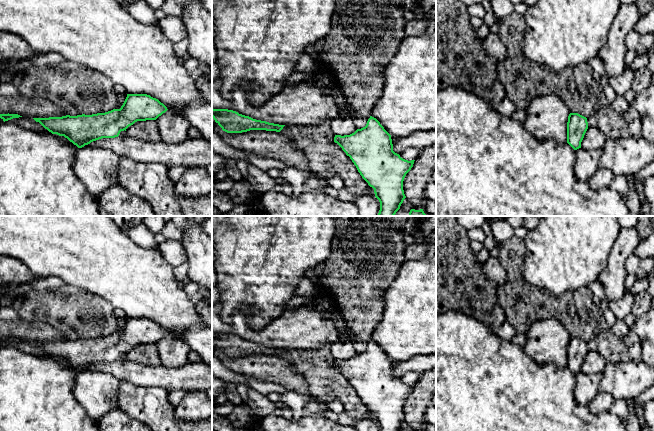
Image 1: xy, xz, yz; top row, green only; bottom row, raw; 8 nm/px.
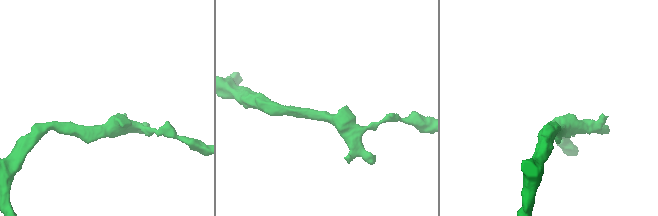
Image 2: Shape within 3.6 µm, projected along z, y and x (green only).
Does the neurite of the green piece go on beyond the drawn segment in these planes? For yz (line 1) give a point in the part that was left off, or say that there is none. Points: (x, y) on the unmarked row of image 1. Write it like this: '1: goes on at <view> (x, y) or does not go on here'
1: does not go on here

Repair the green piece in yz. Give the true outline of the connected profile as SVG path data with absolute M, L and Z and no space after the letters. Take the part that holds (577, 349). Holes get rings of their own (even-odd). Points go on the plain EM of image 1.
M570 337L567 346L567 367L574 373L581 372L581 366L588 353L587 342L578 338Z

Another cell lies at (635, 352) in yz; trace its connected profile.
M636 343L628 348L630 359L633 361L642 360L642 349L640 343Z

